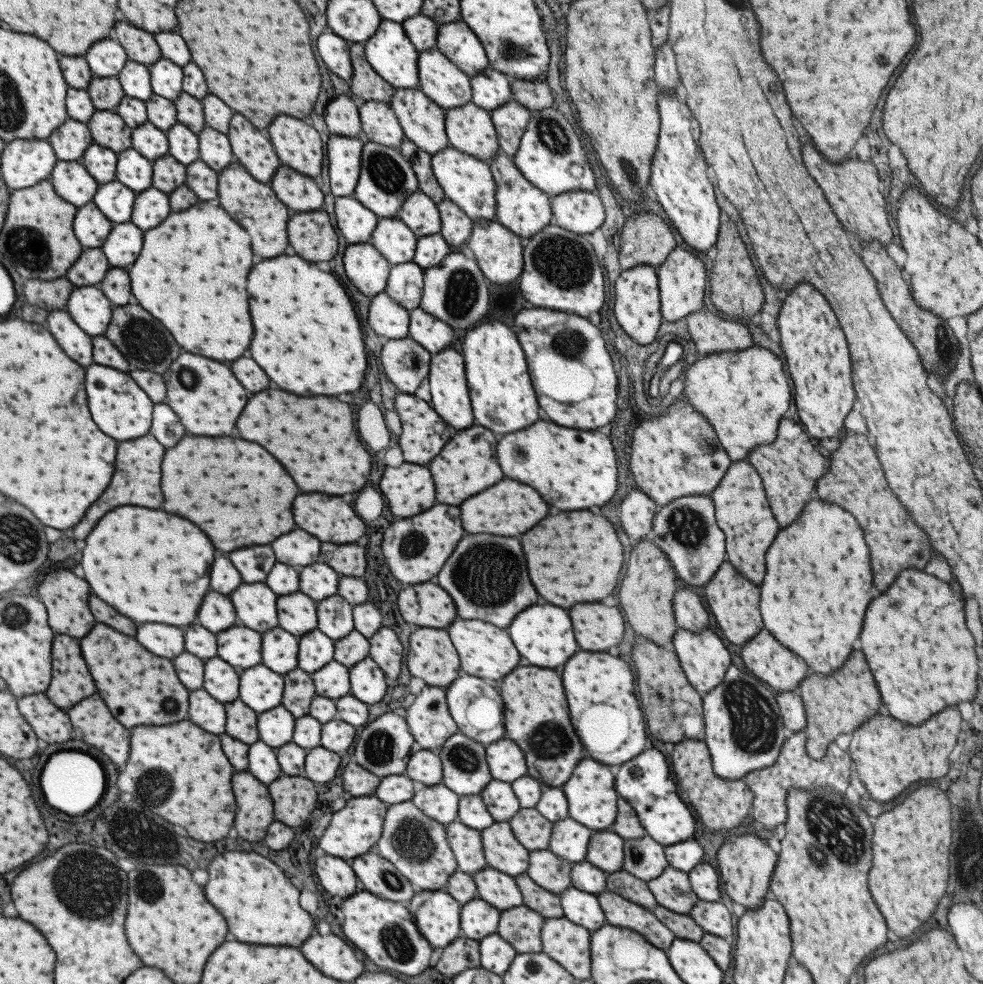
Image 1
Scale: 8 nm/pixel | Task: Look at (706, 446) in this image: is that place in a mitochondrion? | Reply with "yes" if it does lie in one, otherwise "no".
yes

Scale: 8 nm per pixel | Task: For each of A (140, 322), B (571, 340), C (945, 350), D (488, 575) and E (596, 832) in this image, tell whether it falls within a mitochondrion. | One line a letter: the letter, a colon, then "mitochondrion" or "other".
A: mitochondrion
B: mitochondrion
C: mitochondrion
D: mitochondrion
E: other

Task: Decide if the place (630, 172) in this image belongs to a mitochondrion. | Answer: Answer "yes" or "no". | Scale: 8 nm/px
yes

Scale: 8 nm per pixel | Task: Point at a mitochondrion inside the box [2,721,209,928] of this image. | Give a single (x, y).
(76, 881)

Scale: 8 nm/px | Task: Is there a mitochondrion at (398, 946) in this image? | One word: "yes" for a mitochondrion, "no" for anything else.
yes

